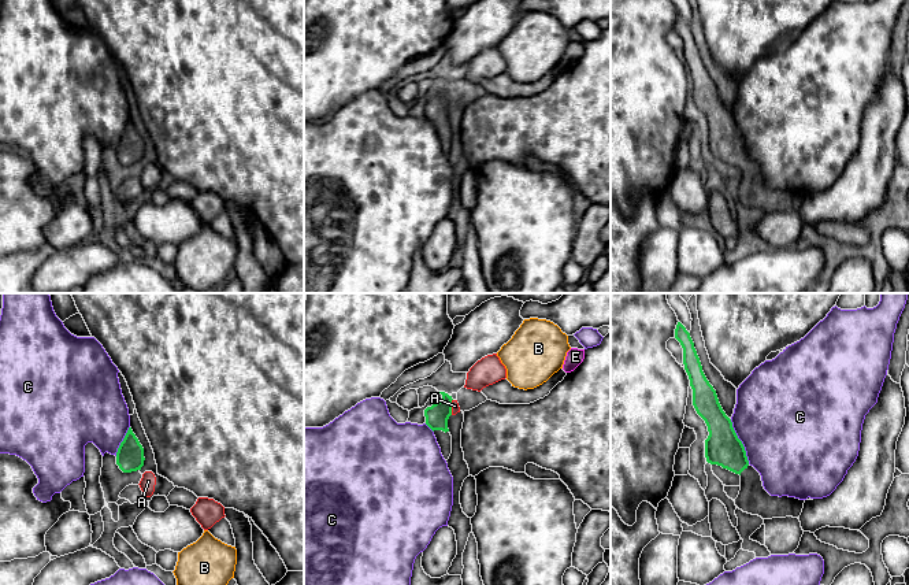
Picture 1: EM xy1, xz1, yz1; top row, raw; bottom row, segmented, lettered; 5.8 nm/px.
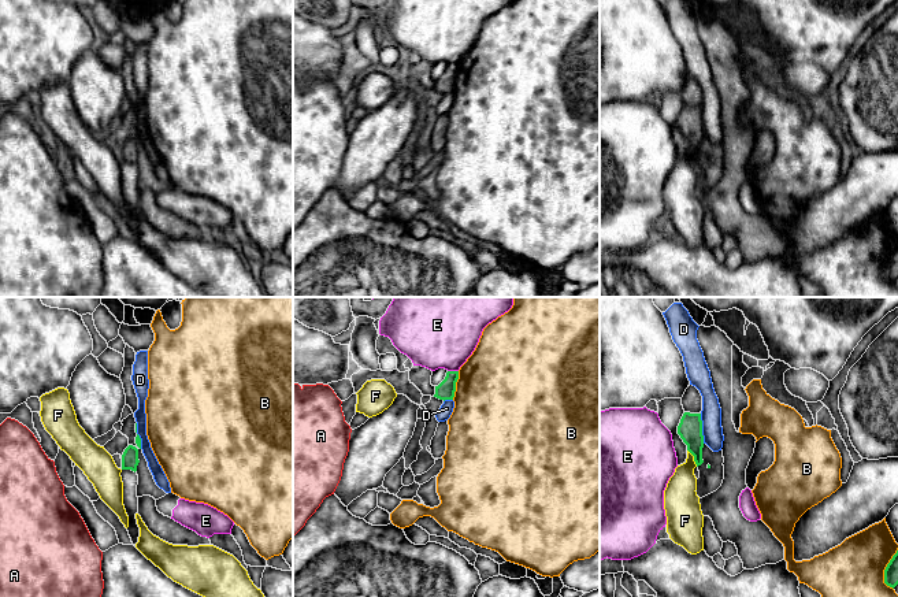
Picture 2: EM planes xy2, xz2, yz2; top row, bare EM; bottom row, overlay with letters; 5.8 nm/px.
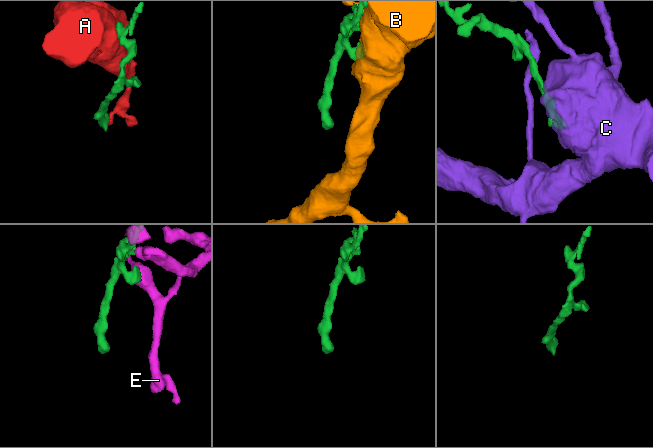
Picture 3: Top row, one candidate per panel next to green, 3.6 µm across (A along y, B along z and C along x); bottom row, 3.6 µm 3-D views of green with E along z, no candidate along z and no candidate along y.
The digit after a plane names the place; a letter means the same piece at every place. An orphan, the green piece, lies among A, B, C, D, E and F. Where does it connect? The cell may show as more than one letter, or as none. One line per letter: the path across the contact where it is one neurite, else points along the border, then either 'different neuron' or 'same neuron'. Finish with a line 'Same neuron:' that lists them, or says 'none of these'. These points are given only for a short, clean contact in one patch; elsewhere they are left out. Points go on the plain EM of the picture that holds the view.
A: border xz1 (452, 92), (451, 107); different neuron
B: different neuron
C: different neuron
D: border yz2 (700, 107), (704, 136); different neuron
E: different neuron
F: border yz2 (687, 143), (697, 159); different neuron
Same neuron: none of these

